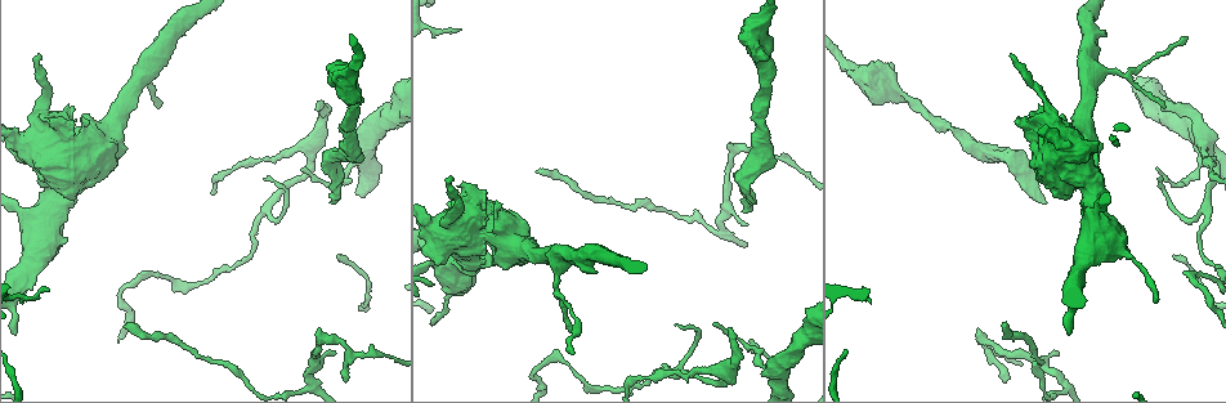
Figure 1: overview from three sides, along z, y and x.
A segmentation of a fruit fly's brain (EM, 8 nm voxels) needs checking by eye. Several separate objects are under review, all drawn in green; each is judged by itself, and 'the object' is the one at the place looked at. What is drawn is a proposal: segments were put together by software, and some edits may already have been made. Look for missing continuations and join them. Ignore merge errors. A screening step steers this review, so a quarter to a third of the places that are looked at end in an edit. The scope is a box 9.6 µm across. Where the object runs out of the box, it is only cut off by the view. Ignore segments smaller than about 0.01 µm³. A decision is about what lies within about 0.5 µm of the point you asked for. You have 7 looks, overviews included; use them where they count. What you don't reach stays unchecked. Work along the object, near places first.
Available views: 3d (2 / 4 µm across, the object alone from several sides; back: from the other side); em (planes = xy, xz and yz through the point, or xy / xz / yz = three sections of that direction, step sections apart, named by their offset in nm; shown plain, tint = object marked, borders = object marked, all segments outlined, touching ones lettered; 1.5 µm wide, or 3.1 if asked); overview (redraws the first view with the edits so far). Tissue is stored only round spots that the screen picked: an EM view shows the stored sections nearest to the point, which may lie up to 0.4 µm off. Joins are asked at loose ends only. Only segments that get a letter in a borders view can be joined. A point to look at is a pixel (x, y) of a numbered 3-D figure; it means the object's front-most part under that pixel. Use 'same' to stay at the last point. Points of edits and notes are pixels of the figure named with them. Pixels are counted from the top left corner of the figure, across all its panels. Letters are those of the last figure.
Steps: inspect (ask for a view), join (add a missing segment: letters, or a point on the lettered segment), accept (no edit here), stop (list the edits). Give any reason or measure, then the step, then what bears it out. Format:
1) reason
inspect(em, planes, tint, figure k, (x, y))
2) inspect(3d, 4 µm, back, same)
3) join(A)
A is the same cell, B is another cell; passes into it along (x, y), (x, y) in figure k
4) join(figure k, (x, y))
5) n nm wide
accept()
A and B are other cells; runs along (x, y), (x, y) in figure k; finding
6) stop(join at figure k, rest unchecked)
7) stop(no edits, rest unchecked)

tapers out
inspect(3d, 2 µm, figure 1, (1058, 353))

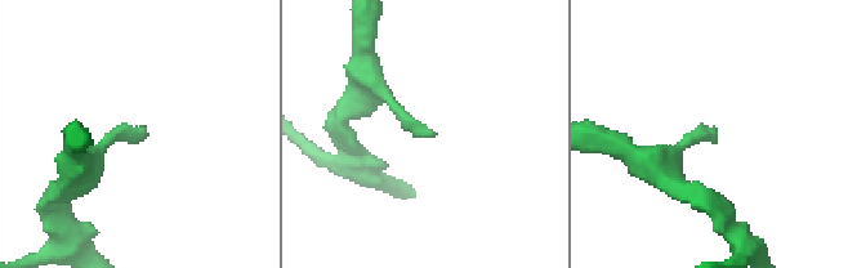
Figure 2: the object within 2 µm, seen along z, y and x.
need the tissue
inspect(em, yz, step 4, tint, figure 2, (145, 136))

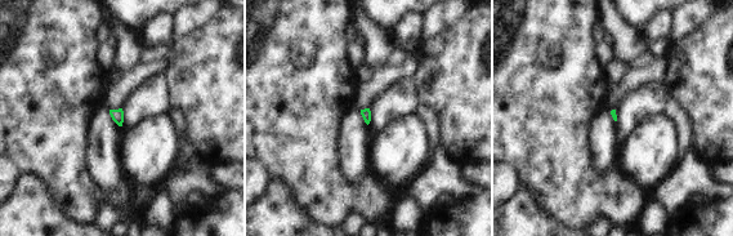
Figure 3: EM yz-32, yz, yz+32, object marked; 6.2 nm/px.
inspect(em, planes, borders, same)

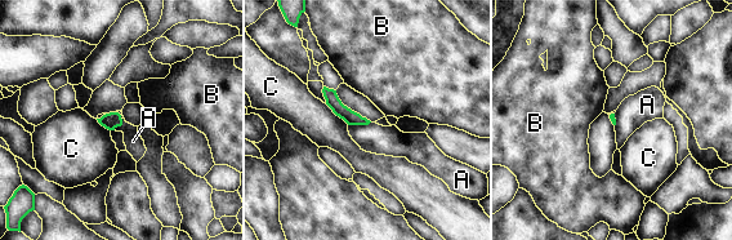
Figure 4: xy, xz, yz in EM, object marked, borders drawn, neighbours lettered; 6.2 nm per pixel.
accept()
A, B and C are other cells; border along (116, 111), (121, 124), (114, 129) in figure 4; none of them fits

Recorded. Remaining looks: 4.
stops while still wide
inspect(em, planes, borders, figure 1, (337, 65))

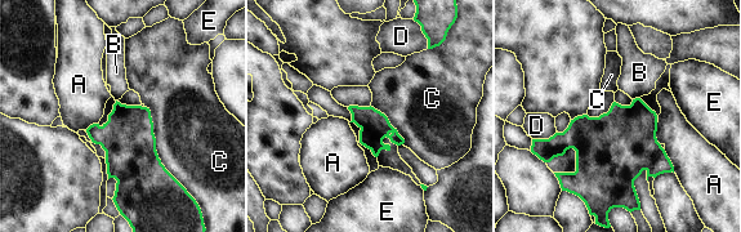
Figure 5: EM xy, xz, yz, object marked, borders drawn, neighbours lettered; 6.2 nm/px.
C touches over 500 nm
accept()
A, B, C, D and E are other cells; border along (144, 106), (157, 157), (178, 182) in figure 5; no lettered segment goes on from it

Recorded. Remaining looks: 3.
tapers out
inspect(em, planes, borders, figure 1, (538, 172))

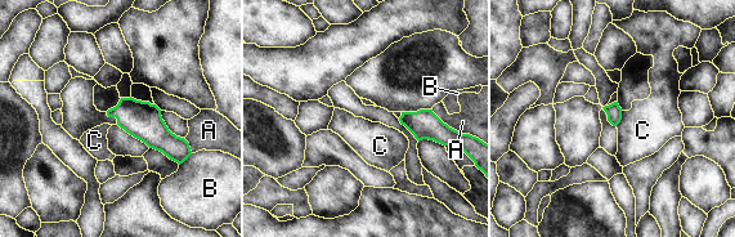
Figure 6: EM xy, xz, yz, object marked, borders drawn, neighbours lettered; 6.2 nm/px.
A touches over 160 nm
accept()
A, B and C are other cells; border along (622, 111), (622, 119), (615, 125) in figure 6; no lettered segment goes on from it

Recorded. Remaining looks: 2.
stop(no edits, rest unchecked)

